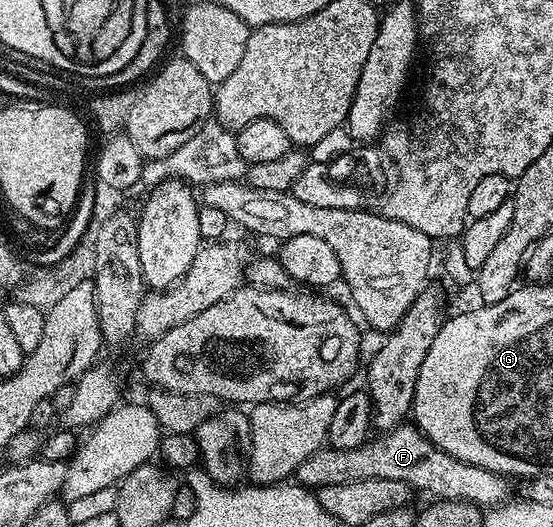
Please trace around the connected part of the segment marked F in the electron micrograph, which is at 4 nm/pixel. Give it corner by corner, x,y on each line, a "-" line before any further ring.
402,424
394,430
386,430
380,436
365,441
361,446
350,450
322,448
315,451
303,464
299,464
295,478
300,485
319,491
327,484
355,484
363,480
403,480
414,492
421,490
433,500
446,502
459,500
470,502
482,508
500,506
510,501
510,479
503,474
496,474
487,468
455,460
449,454
437,449
416,425

